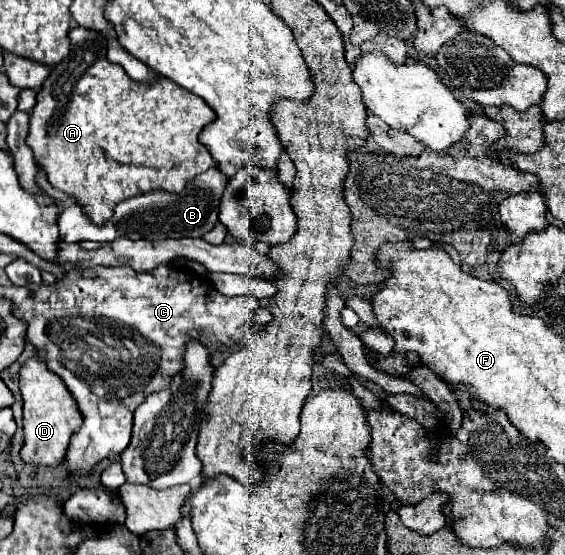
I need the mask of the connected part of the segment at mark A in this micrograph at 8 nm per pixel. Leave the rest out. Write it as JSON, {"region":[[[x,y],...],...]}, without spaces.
{"region":[[[72,28],[68,38],[68,58],[54,66],[36,96],[38,102],[30,114],[30,134],[26,144],[34,152],[36,166],[46,172],[48,182],[56,190],[72,196],[90,222],[104,226],[120,202],[152,190],[172,194],[182,192],[190,180],[206,172],[210,166],[216,166],[208,148],[198,140],[202,126],[214,120],[214,110],[210,110],[200,96],[188,94],[168,78],[160,76],[154,84],[132,82],[122,66],[106,60],[106,40],[102,34]]]}

